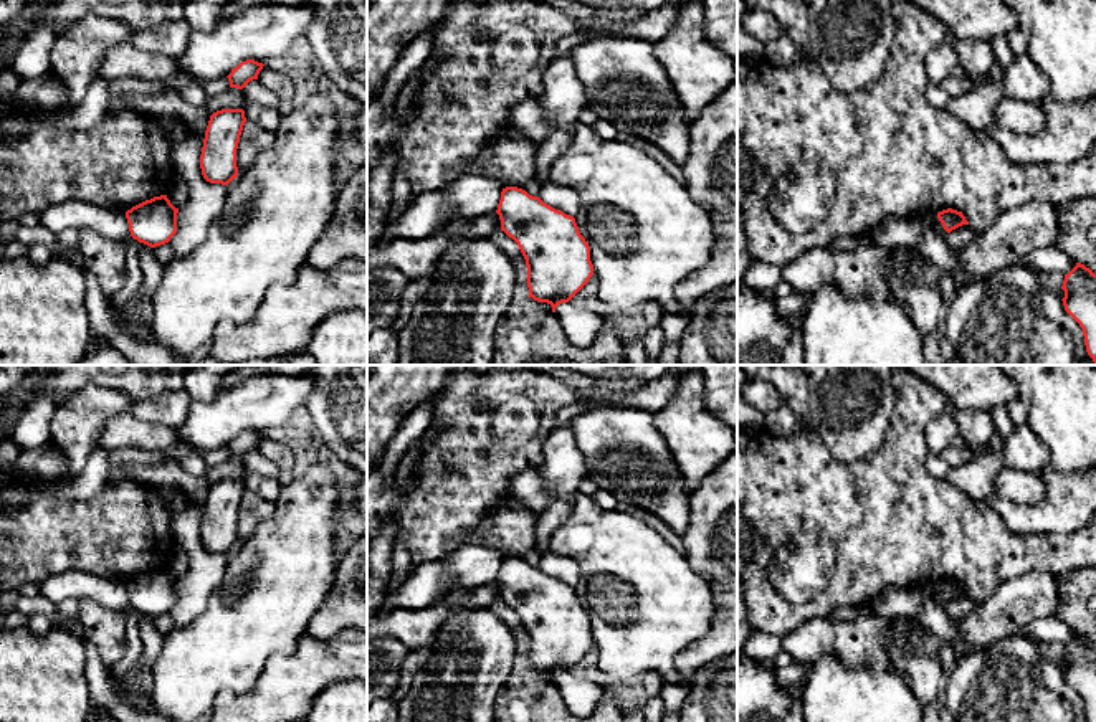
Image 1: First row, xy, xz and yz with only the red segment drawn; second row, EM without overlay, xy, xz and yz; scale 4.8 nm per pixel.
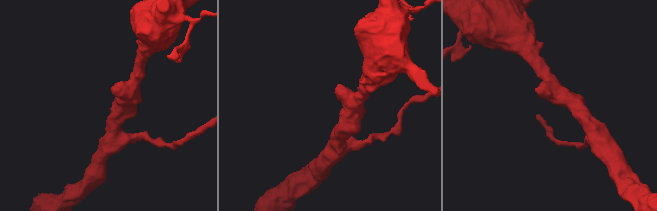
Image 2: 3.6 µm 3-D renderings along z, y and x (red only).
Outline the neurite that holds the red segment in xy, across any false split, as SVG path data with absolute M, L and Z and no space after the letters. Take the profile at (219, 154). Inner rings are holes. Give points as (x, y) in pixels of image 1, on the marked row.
M222 109L210 116L200 155L207 182L228 185L236 178L236 149L245 122L243 109Z

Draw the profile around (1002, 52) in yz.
M997 36L990 41L995 61L1007 68L1013 61L1013 51L1005 36Z

